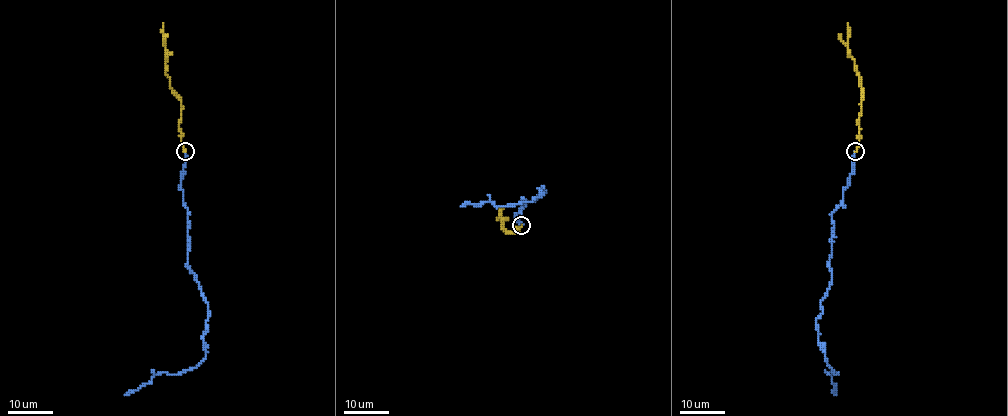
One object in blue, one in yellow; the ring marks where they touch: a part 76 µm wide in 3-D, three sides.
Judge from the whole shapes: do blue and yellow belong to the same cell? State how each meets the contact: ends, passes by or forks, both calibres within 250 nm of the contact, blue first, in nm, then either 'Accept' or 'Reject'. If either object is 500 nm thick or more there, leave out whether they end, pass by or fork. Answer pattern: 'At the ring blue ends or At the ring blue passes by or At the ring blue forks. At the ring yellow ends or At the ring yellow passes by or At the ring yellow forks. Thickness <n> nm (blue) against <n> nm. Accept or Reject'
At the ring blue ends. At the ring yellow ends. Thickness 160 nm (blue) against 200 nm. Accept

